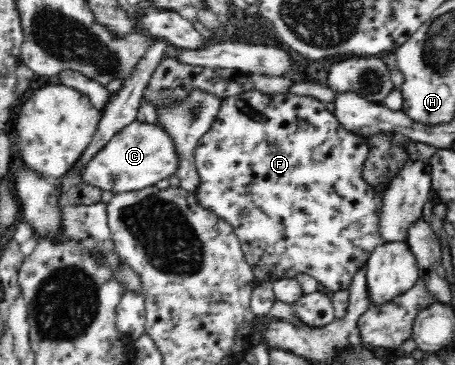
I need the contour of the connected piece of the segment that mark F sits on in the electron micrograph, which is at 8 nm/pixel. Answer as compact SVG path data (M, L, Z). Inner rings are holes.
M255 88L241 94L225 97L215 122L209 132L199 140L194 158L199 177L194 190L195 200L208 208L217 217L228 222L241 241L243 254L251 265L257 282L275 282L283 278L293 278L297 274L309 274L317 279L320 289L328 293L349 289L355 274L366 267L367 260L377 246L384 243L379 228L379 213L383 204L383 191L374 187L363 178L368 158L368 144L364 136L352 133L337 120L334 113L325 107L326 103L307 96L295 96L289 92L267 94Z

